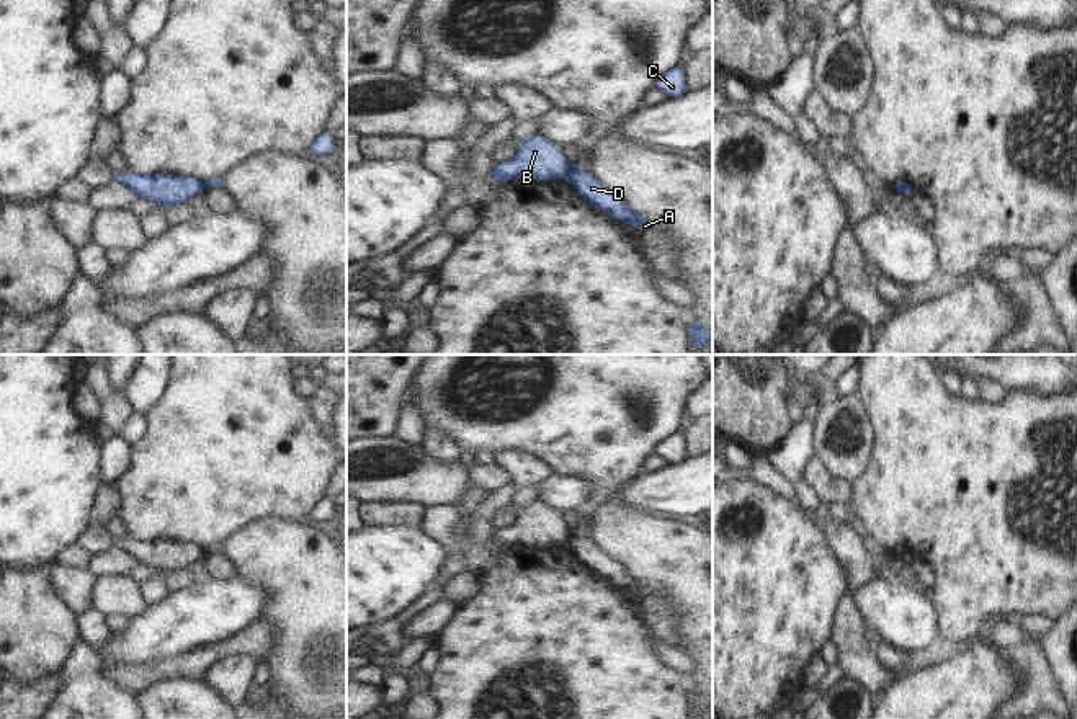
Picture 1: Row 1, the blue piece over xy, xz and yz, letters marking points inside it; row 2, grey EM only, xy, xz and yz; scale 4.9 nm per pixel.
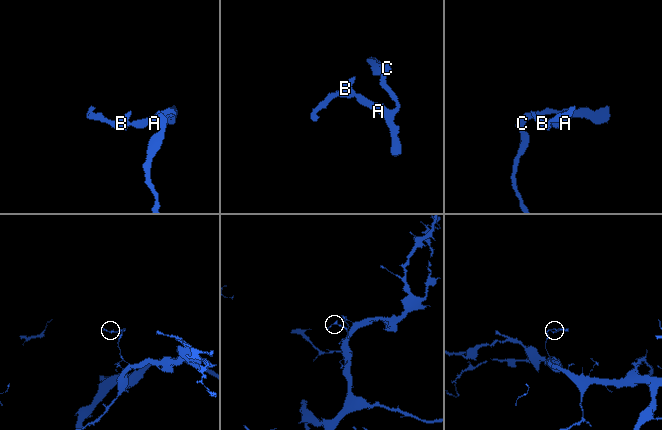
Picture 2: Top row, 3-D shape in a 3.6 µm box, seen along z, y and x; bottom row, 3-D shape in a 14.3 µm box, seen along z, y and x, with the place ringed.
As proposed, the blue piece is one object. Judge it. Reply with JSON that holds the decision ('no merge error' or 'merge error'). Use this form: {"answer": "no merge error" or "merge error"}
{"answer": "merge error"}

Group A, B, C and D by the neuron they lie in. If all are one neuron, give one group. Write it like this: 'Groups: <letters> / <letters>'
Groups: A C D / B.

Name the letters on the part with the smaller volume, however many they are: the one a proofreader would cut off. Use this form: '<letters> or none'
B

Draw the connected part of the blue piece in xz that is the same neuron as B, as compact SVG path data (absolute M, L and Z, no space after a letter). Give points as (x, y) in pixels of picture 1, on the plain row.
M539 500L516 510L515 515L516 518L510 526L492 531L489 538L492 547L505 549L513 544L551 546L565 544L570 539L572 531L561 515Z

